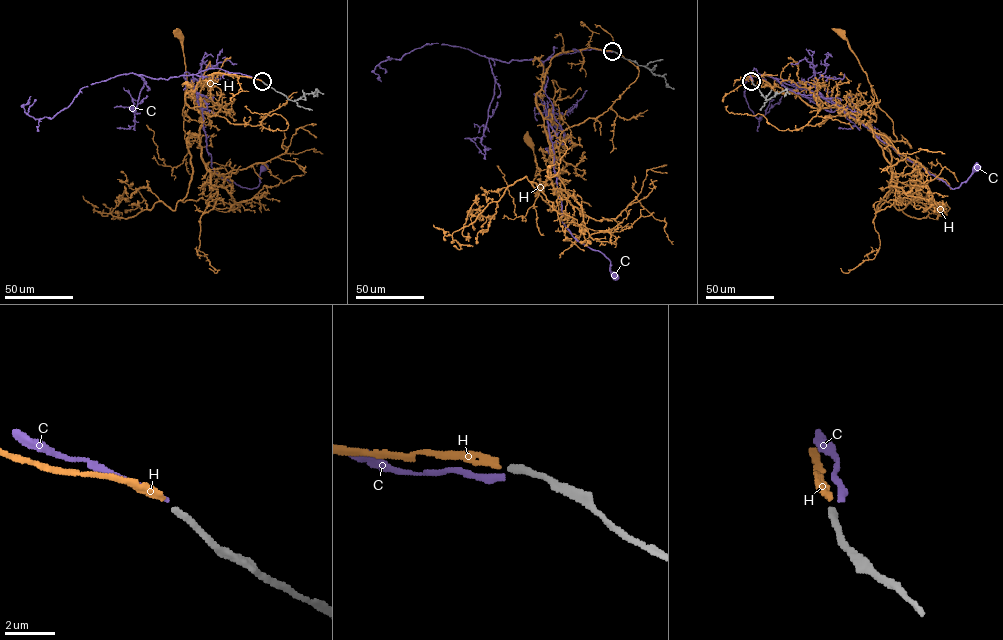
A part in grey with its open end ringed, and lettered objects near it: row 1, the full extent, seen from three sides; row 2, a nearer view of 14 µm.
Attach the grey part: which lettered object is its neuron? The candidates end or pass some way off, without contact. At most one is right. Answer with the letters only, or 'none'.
H

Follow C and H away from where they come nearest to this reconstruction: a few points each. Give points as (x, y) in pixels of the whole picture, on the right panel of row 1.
C: (752, 81), (749, 74), (754, 68), (760, 74), (812, 90), (952, 188), (965, 182), (975, 167)
H: (752, 80), (751, 73), (812, 107), (851, 112), (874, 135), (895, 142), (893, 122), (840, 32)

